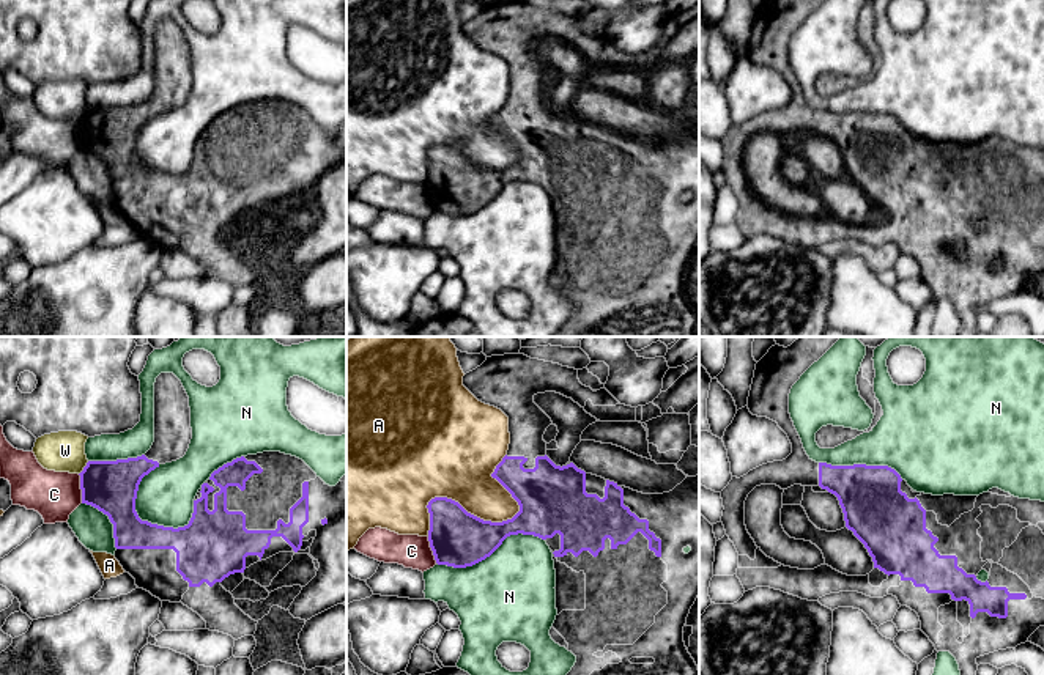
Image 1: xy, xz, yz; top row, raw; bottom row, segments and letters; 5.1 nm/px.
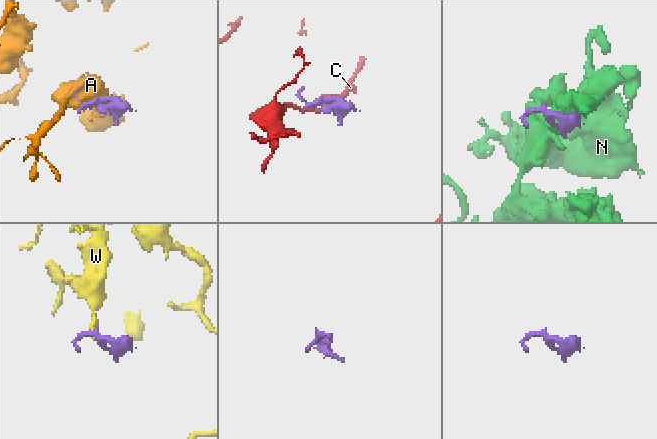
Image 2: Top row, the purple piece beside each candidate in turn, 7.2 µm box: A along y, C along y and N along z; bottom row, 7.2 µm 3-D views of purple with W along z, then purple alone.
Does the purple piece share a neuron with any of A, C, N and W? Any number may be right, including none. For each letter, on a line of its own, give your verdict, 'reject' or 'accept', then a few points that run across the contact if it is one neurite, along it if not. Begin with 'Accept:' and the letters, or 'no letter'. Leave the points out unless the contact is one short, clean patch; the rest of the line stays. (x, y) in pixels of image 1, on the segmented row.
Accept: no letter
A: reject
C: reject
N: reject
W: reject

